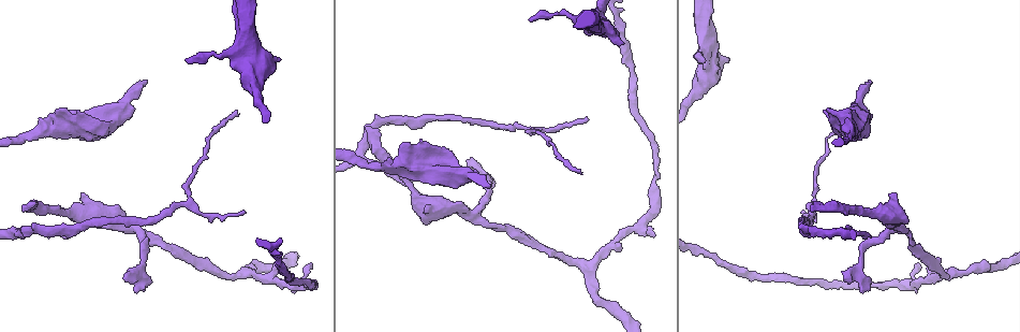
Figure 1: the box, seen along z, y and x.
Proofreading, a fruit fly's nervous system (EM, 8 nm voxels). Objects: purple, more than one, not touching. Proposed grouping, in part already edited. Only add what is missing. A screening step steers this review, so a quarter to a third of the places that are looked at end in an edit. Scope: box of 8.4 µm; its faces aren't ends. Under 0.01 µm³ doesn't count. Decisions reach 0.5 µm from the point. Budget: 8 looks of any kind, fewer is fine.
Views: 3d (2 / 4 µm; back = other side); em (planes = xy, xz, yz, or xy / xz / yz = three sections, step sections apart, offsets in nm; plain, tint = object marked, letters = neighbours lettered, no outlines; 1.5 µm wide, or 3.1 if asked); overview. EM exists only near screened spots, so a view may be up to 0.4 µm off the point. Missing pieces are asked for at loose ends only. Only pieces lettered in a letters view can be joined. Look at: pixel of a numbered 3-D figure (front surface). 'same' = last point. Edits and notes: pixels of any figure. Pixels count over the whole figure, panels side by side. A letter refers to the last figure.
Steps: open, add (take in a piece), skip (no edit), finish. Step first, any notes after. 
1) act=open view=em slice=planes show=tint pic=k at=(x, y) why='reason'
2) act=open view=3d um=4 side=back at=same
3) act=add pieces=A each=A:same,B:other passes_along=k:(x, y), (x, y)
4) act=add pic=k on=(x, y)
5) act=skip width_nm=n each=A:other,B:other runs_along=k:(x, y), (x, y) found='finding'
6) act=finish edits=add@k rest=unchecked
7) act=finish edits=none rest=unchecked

act=open view=em slice=xz step=8 show=plain pic=1 at=(530, 18) why='free end'

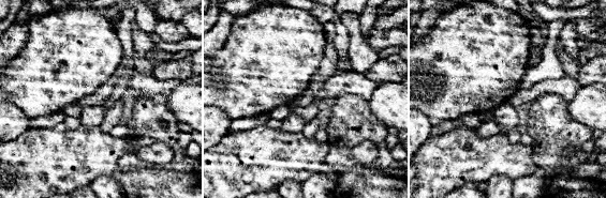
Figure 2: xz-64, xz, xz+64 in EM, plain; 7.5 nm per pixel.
act=open view=em slice=xz step=8 show=letters at=same

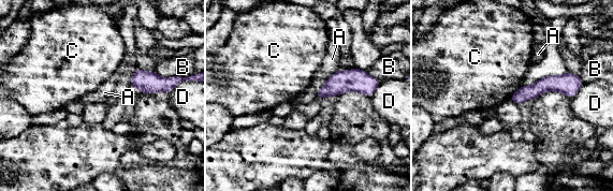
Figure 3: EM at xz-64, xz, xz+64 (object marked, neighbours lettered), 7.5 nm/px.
act=skip each=A:other,B:other,C:other,D:other runs_along=3:(578, 83), (550, 83), (513, 98) found='no lettered piece goes on from it'

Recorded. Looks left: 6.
act=open view=em slice=planes show=plain pic=1 at=(586, 117) why='thin end'

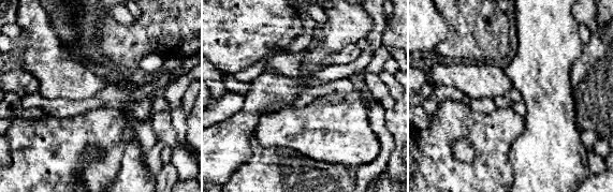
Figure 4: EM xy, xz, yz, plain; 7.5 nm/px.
act=open view=em slice=planes show=tint at=same

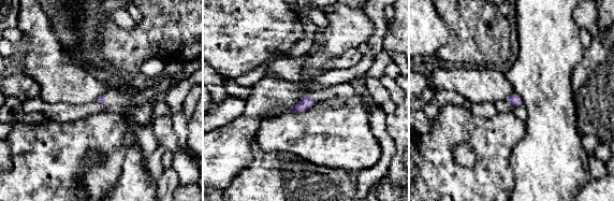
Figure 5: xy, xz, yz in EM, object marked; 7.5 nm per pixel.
act=open view=em slice=planes show=letters at=same why='see the neighbours'

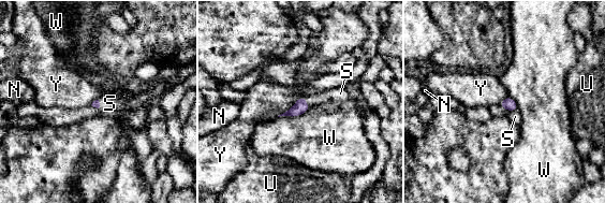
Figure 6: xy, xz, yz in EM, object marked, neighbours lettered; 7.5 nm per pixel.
act=add pieces=S each=N:other,S:same,U:other,W:other,Y:other passes_along=6:(300, 106), (305, 102), (335, 93) found='it goes on there'

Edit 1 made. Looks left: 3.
act=open view=em slice=planes show=letters pic=1 at=(146, 84) why='free end'

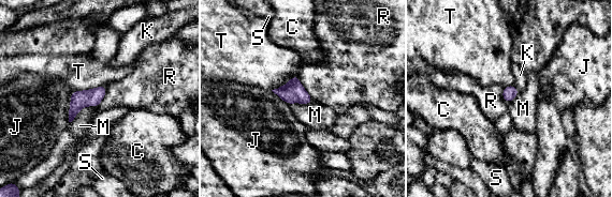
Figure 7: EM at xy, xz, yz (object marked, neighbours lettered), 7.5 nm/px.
act=add pieces=K each=C:other,J:other,K:same,M:other,R:other,S:other,T:other passes_along=7:(510, 92), (514, 87), (520, 75) found='it goes on there'

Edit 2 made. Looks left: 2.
act=finish edits=add@6,add@7 rest=unchecked

